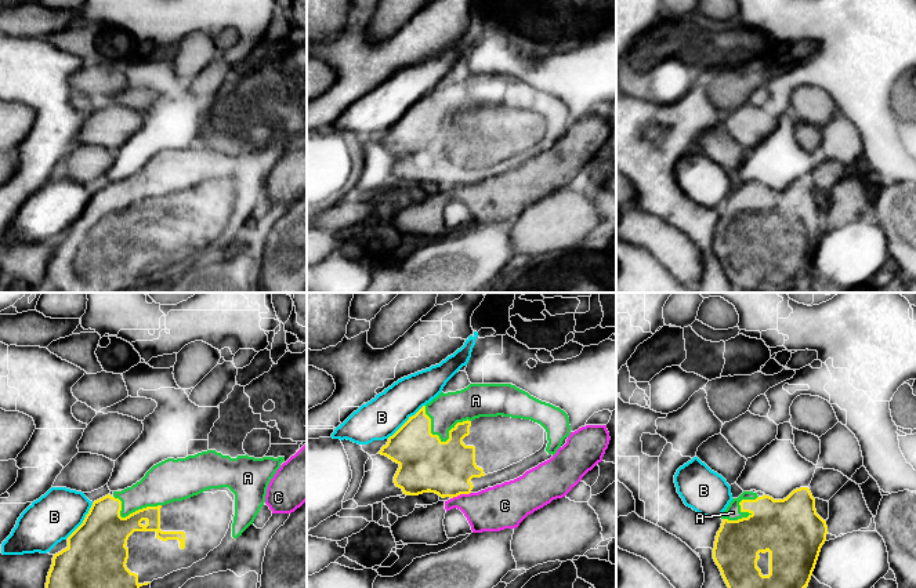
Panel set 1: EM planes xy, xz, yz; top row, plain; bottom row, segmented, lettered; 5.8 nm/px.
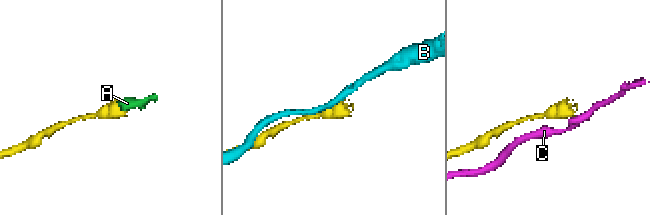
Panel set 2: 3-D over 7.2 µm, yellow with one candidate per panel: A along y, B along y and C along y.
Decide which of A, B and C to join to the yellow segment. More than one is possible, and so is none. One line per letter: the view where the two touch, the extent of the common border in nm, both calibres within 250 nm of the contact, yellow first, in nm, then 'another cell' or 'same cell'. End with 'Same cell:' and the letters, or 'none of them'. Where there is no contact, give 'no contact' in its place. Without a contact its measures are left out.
A: xz | 280 nm | 320/190 nm | same cell
B: xz | 300 nm | 300/240 nm | another cell
C: xz | 130 nm | 320/260 nm | another cell
Same cell: A

